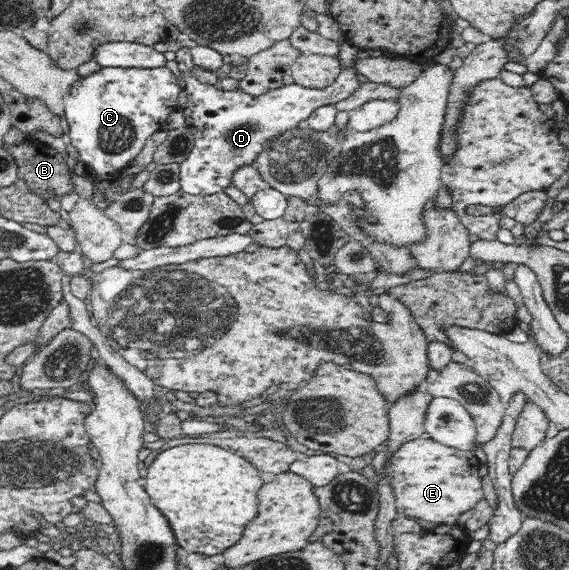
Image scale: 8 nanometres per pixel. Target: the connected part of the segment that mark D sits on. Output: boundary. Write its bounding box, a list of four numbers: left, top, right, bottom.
[174,48,363,195]

